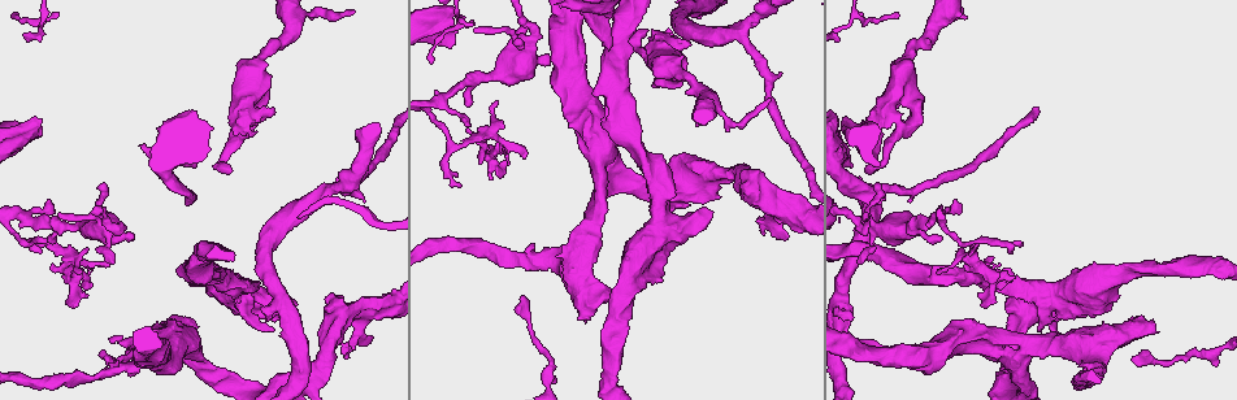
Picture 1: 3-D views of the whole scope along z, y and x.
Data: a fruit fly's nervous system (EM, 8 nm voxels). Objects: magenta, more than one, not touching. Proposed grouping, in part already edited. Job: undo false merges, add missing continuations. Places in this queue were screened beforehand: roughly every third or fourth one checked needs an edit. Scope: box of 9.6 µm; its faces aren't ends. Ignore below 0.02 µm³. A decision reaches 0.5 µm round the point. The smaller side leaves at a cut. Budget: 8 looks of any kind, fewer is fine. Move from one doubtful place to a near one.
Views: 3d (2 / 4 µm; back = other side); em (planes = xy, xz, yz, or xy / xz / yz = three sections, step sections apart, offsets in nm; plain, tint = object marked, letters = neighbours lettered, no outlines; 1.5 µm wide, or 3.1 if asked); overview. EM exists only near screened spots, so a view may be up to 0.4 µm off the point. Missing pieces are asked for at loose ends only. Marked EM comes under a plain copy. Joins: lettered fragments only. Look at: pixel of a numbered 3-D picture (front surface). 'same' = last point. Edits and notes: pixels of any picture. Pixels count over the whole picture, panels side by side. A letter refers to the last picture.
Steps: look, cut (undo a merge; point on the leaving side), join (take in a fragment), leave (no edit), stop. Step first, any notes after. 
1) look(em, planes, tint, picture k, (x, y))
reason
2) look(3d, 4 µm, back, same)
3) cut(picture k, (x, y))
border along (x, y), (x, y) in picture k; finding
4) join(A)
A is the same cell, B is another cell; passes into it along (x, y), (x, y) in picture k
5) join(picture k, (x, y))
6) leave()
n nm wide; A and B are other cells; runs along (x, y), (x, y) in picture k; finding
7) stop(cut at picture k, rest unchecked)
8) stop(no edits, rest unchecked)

look(em, planes, letters, picture 1, (885, 200))
an open end

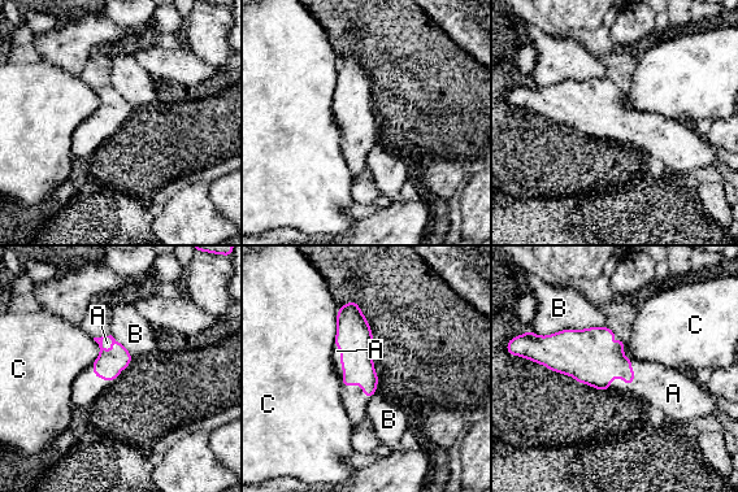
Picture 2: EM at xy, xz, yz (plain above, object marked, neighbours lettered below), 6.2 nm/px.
join(A)
B touches over 240 nm; A is the same cell, B and C are other cells; passes into it along (594, 361), (626, 384), (659, 387) in picture 2; the cell continues

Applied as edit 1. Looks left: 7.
look(3d, 2 µm, picture 1, (68, 255))
branch point

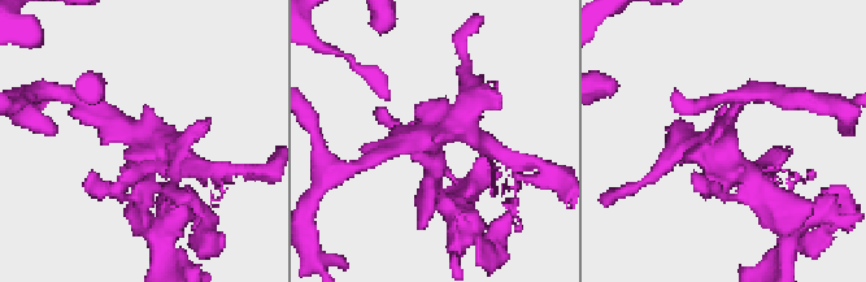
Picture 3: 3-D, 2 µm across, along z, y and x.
look(em, planes, letters, picture 3, (429, 138))
need the tissue

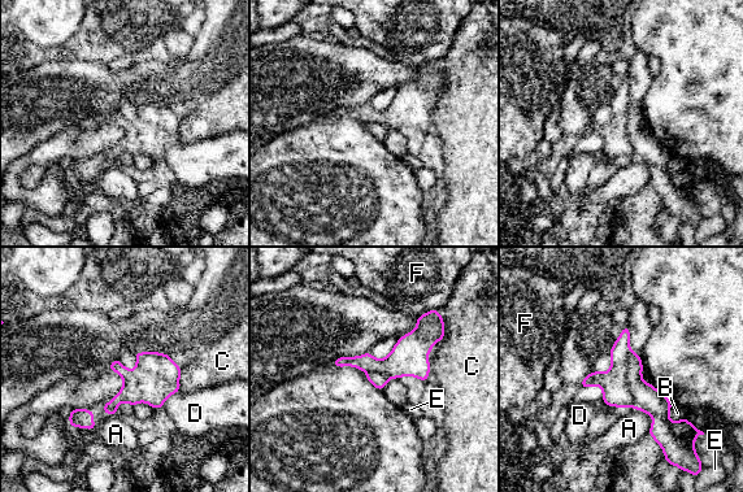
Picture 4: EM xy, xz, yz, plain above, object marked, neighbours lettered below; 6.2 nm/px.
cut(picture 4, (615, 386))
110 nm wide; A, B, C, D, E and F are other cells; border along (630, 351), (628, 388), (633, 406) in picture 4; a second cell is stuck on

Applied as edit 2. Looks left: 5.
stop(join at picture 2, cut at picture 4, rest unchecked)

